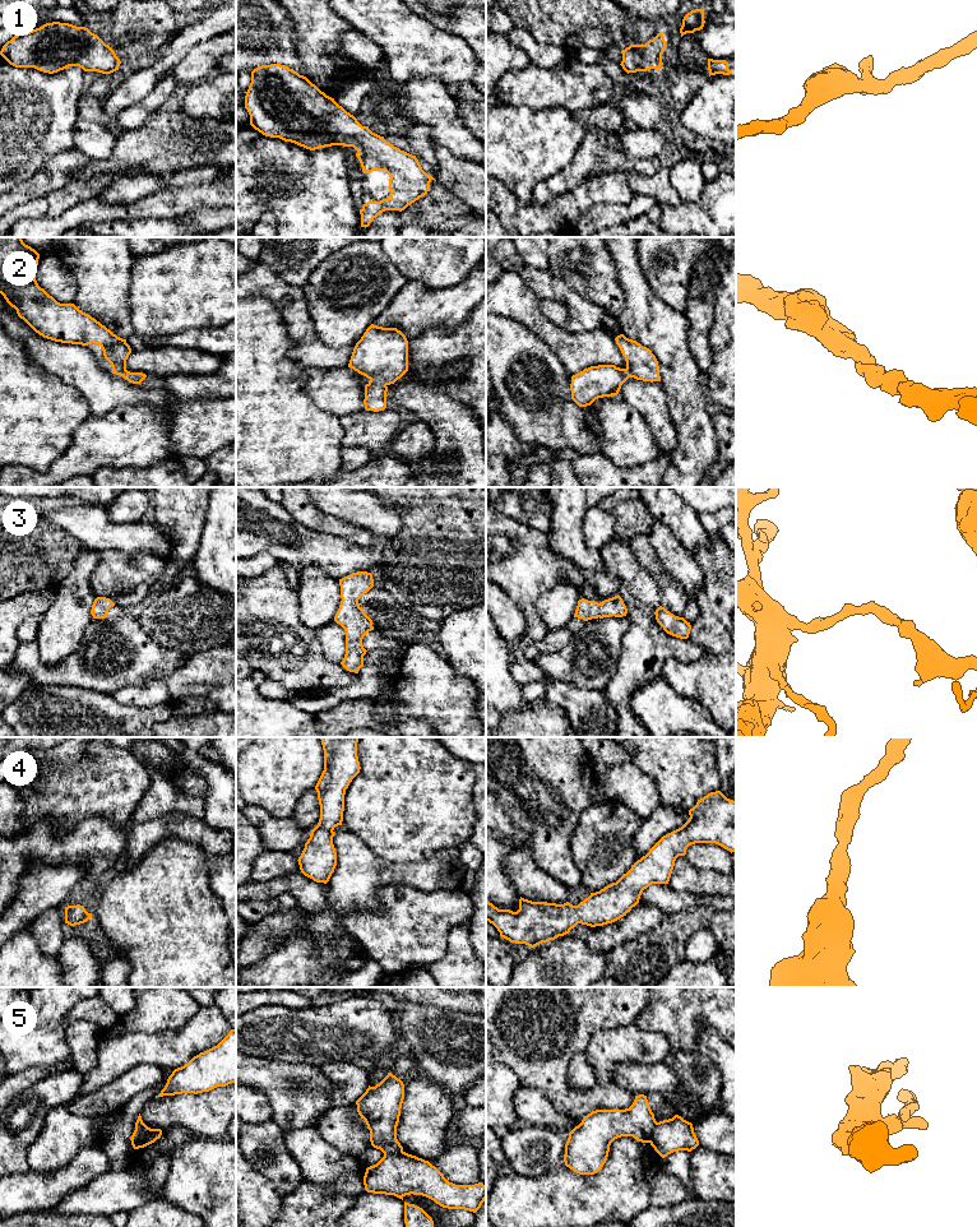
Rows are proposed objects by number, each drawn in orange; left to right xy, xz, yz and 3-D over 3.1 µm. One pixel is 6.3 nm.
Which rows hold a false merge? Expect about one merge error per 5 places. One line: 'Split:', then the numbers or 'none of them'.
Split: 5

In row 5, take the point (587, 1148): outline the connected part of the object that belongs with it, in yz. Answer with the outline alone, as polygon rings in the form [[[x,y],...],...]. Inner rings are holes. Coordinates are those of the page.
[[[635,1096],[633,1105],[625,1110],[596,1110],[584,1116],[570,1133],[565,1144],[565,1166],[579,1175],[594,1175],[607,1161],[611,1143],[621,1136],[633,1136],[638,1142],[650,1143],[650,1135],[657,1121],[647,1096]]]

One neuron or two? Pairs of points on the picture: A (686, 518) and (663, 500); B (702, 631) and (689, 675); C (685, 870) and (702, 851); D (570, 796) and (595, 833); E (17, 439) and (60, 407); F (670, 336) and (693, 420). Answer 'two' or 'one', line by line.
A: one
B: two
C: two
D: two
E: one
F: one

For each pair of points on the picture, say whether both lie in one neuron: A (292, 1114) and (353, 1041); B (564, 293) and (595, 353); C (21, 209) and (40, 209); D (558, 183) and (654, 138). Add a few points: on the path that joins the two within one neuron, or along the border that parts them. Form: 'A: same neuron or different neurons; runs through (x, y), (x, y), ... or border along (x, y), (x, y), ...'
A: different neurons; border along (290, 1061), (319, 1066)
B: different neurons; border along (601, 325), (586, 332), (565, 332), (560, 328)
C: same neuron; runs through (26, 209), (35, 209)
D: different neurons; border along (619, 133), (621, 148), (629, 156), (654, 157)

